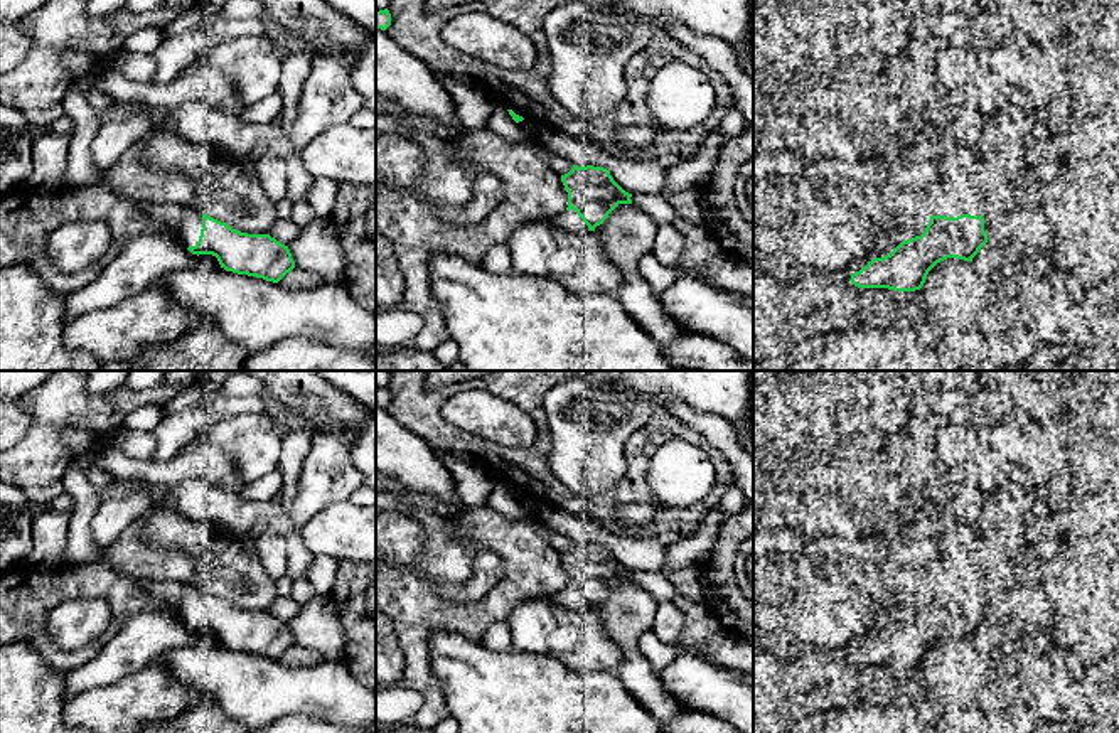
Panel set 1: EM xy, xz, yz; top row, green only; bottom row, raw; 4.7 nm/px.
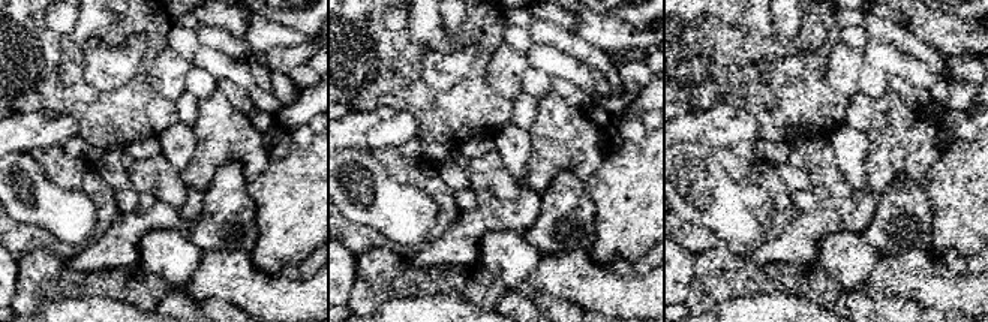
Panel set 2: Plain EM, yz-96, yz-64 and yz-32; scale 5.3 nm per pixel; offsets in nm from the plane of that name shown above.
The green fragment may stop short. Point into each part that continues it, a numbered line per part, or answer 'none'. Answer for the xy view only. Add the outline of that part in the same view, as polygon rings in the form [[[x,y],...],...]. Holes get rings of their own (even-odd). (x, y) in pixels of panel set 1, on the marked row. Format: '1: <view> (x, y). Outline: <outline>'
1: xy (187, 219). Outline: [[[137,202],[138,209],[152,217],[162,214],[163,219],[174,224],[180,233],[180,241],[195,246],[202,229],[202,212],[195,207],[167,206],[155,202]]]

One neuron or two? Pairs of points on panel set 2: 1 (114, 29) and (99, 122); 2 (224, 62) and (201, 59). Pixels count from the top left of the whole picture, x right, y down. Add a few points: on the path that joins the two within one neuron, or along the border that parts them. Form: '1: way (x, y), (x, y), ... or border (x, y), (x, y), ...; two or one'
1: way (84, 33), (71, 47), (72, 92); one
2: way (218, 62), (207, 59); one

